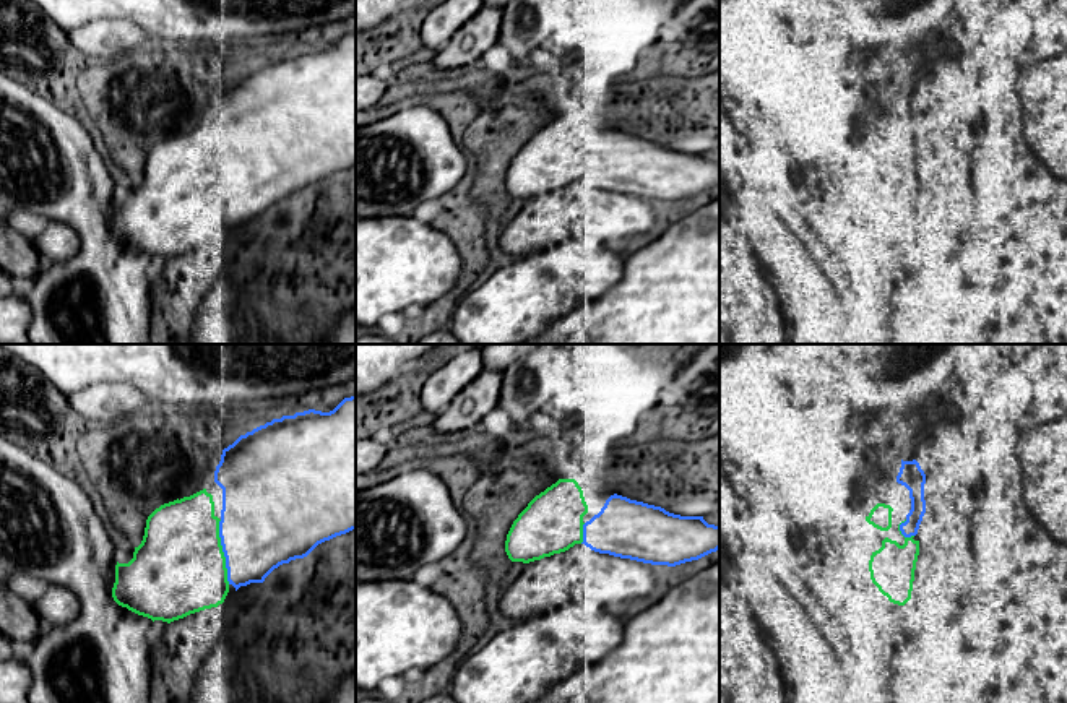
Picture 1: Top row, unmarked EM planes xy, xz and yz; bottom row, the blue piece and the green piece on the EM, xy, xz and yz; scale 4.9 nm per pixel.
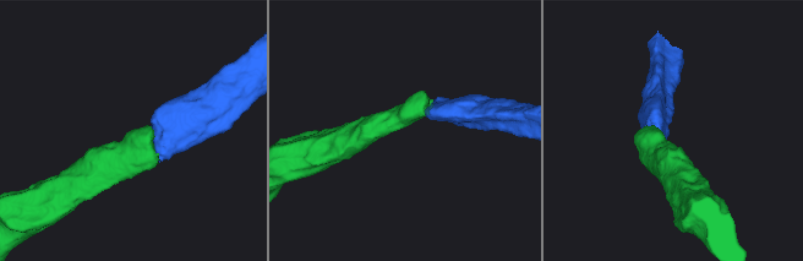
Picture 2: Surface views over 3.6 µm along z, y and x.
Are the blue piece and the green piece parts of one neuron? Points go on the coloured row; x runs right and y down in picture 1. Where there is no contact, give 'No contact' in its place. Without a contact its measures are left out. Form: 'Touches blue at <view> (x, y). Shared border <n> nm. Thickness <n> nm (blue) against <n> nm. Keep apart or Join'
Touches blue at xy (223, 551). Shared border 320 nm. Thickness 440 nm (blue) against 460 nm. Join

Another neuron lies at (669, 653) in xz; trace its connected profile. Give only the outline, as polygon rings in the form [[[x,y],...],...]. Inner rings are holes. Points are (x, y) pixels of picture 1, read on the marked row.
[[[719,560],[625,620],[624,640],[614,651],[533,703],[719,703]]]

